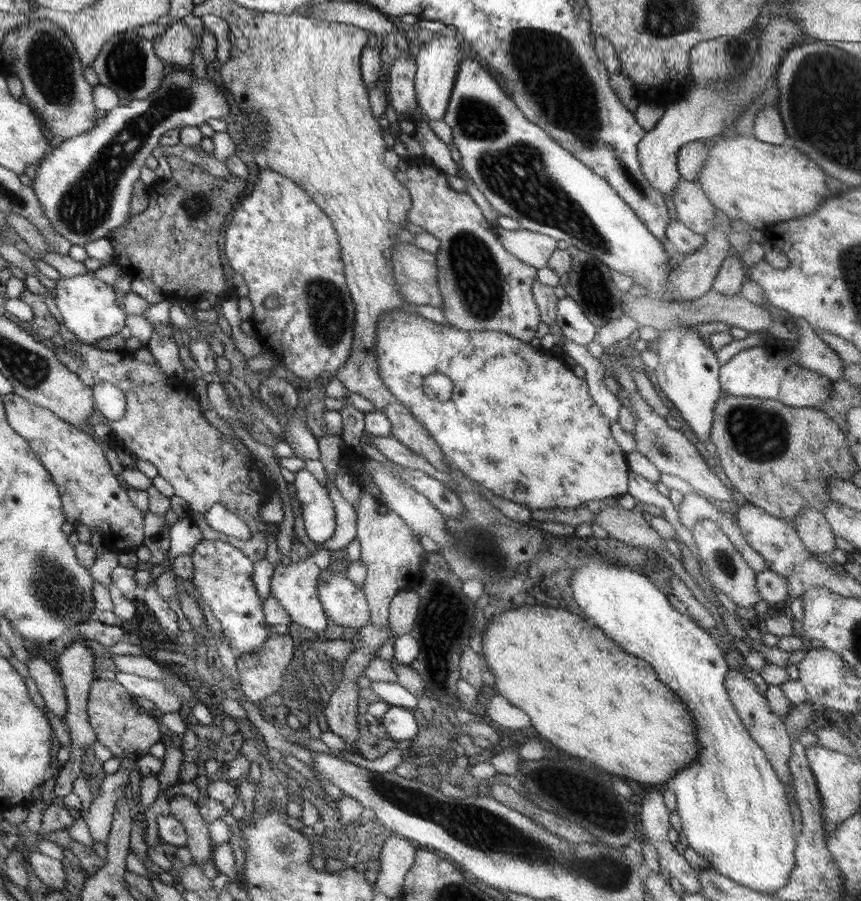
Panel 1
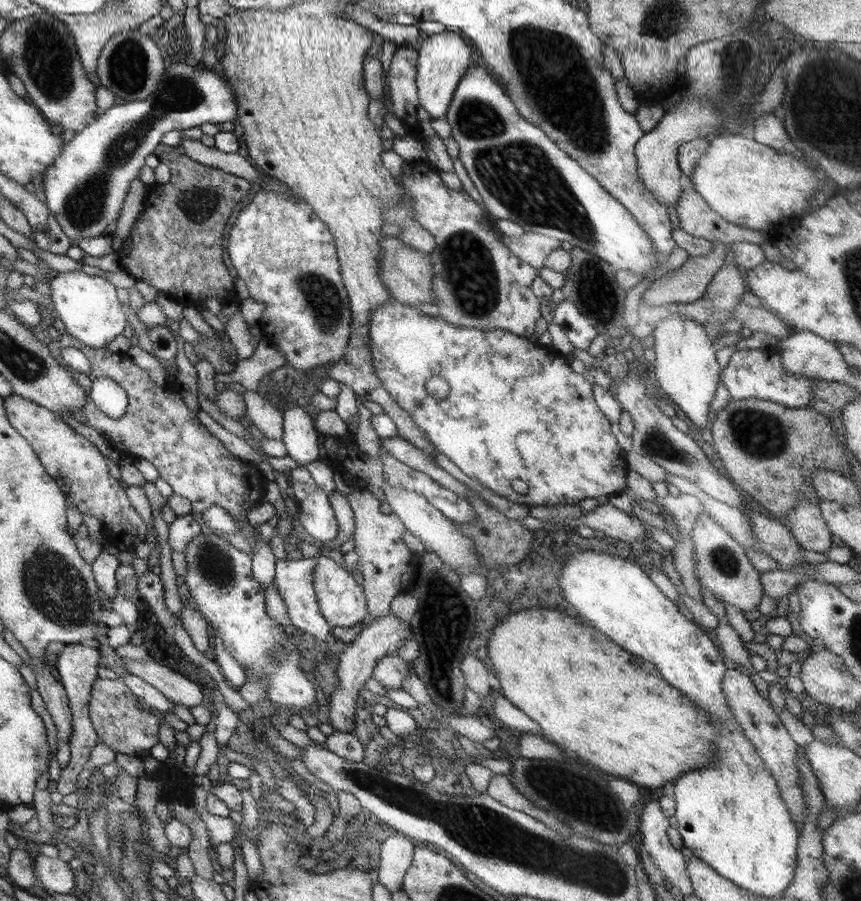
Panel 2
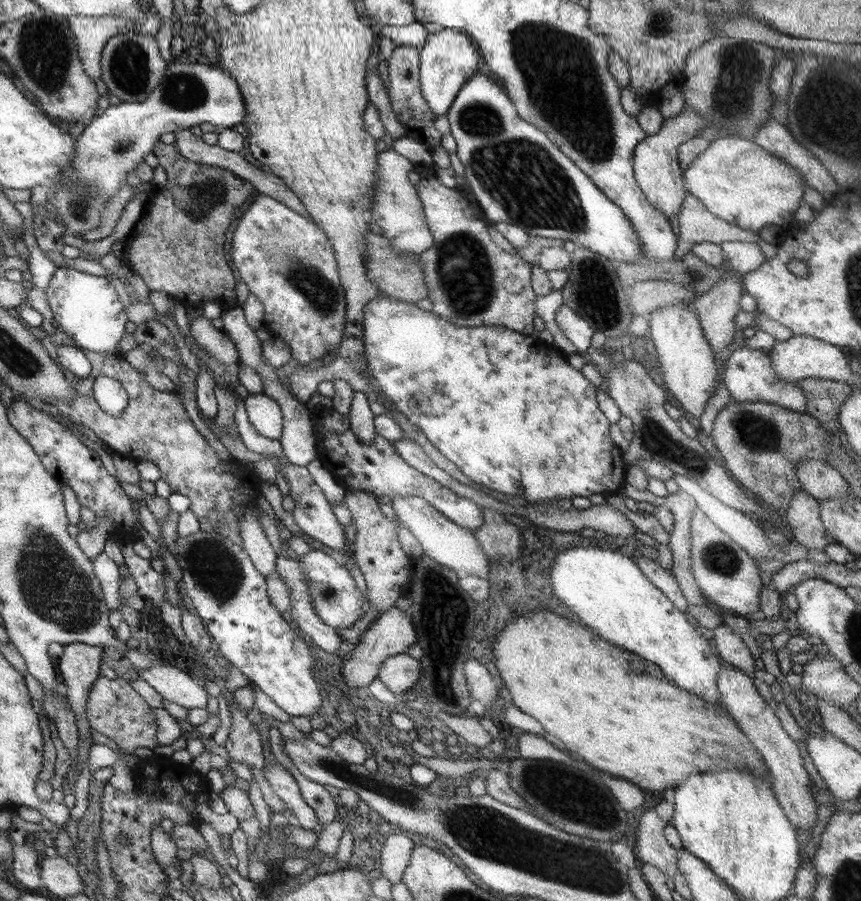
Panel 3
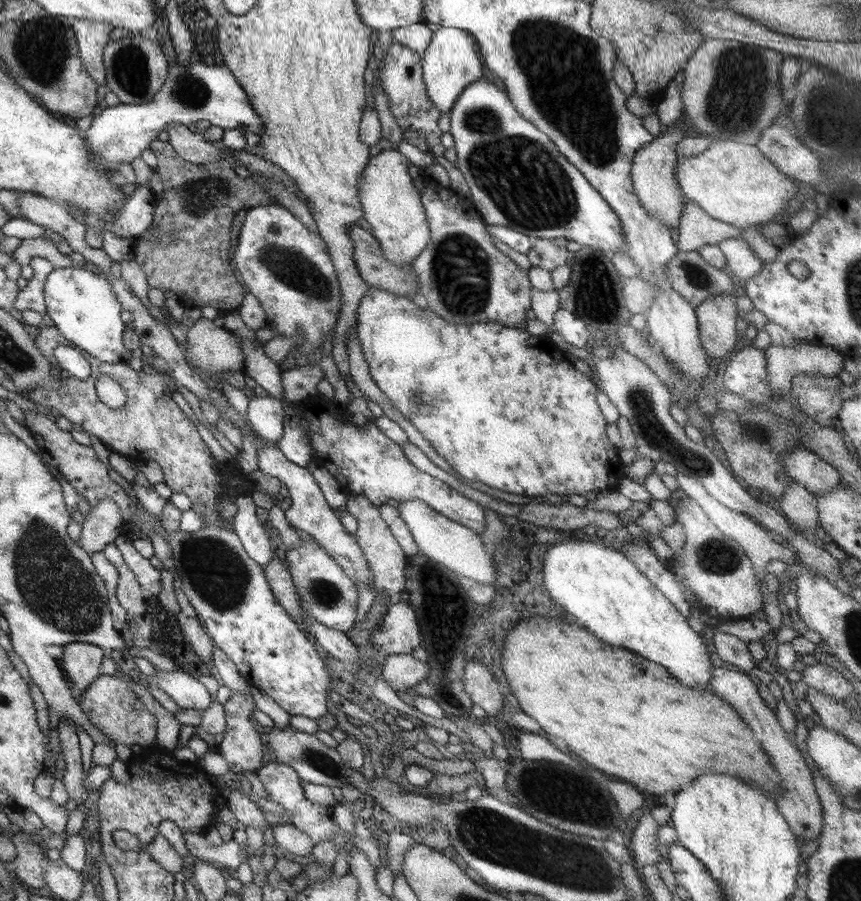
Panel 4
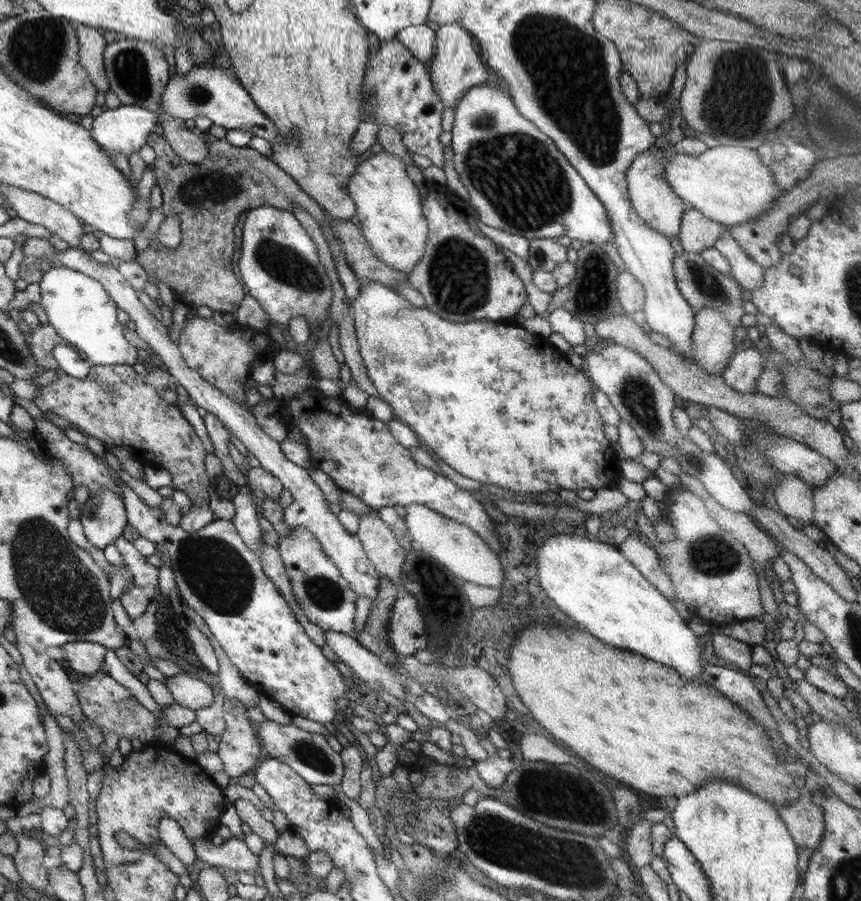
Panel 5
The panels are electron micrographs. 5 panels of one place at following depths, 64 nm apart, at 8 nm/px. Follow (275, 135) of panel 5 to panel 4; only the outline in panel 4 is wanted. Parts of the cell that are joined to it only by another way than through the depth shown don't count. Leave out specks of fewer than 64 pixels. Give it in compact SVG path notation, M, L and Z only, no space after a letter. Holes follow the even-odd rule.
M176 63L167 66L163 81L150 102L141 105L119 103L117 106L105 107L101 113L93 116L89 128L83 132L93 168L111 177L121 162L131 164L142 150L149 148L149 143L157 134L171 123L187 126L190 122L207 120L210 126L223 130L248 128L249 132L261 134L261 119L257 118L245 92L225 65L189 63L181 66Z

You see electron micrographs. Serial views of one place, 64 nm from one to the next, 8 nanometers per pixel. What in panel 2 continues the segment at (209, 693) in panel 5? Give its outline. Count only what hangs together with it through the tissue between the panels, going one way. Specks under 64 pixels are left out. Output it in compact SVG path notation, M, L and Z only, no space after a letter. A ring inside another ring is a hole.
M129 658L121 659L127 674L138 676L153 688L157 688L173 704L187 706L188 709L191 706L205 704L199 686L173 669L153 662L149 658L143 662Z

